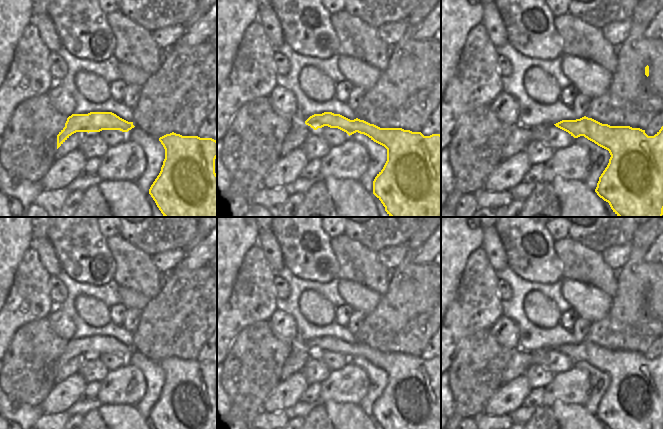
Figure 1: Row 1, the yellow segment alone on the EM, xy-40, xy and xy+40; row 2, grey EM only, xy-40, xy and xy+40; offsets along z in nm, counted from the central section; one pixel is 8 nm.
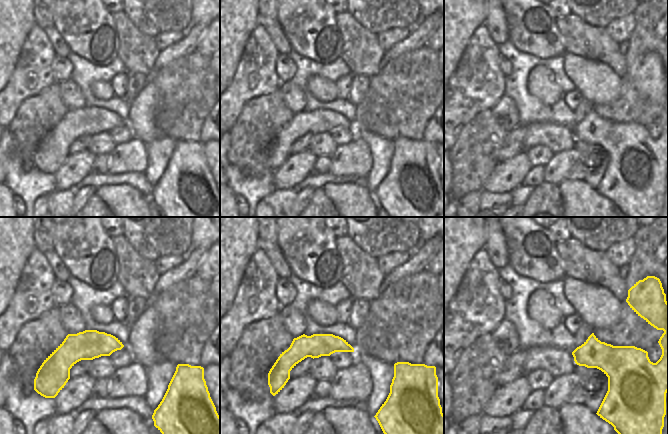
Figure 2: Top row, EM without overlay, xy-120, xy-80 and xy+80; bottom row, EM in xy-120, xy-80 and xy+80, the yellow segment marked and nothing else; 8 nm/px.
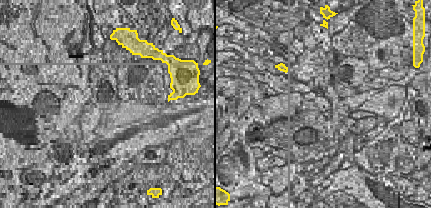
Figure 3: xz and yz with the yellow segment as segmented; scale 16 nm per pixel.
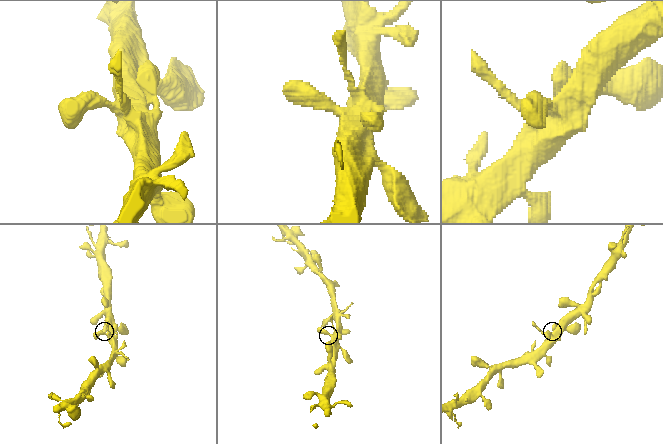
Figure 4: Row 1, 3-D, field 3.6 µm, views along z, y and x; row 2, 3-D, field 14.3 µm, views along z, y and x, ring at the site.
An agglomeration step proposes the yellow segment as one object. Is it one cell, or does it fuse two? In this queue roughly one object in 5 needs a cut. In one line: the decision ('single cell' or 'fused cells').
single cell

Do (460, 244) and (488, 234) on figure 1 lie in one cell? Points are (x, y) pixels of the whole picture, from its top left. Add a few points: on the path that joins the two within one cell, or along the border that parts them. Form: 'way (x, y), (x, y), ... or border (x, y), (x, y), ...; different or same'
border (483, 228), (483, 244), (481, 246); different

